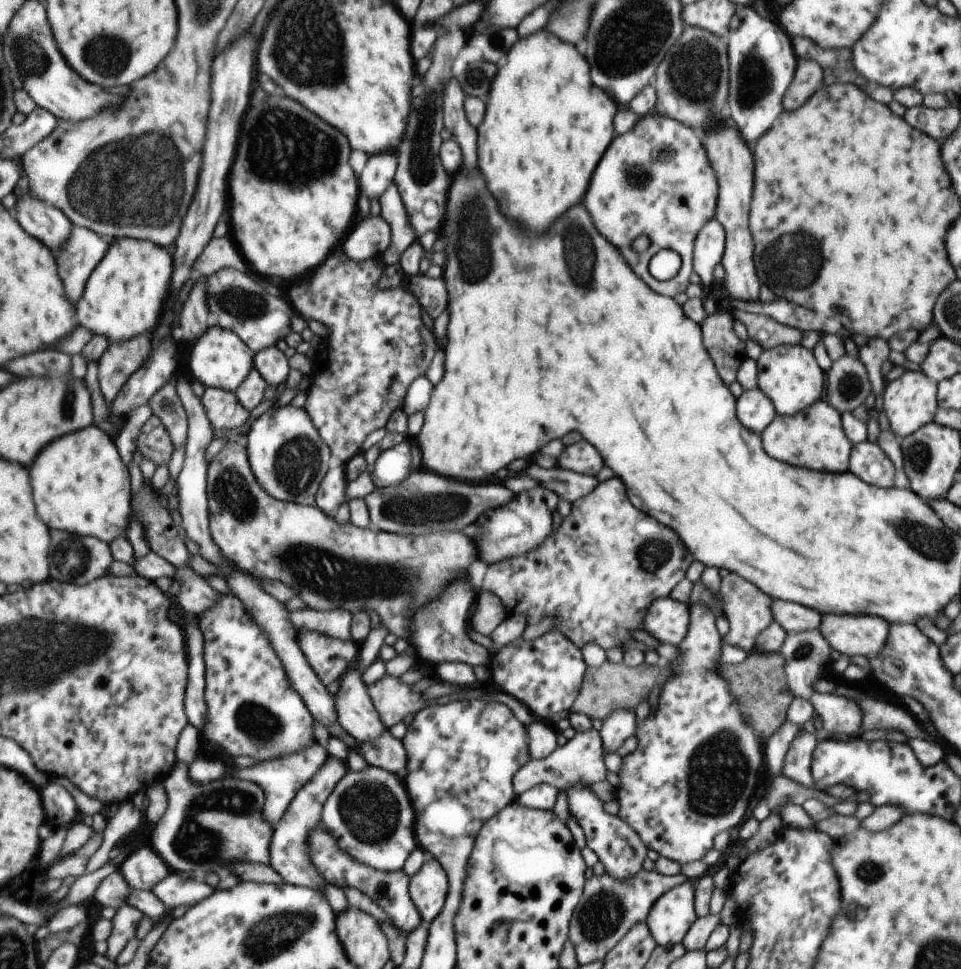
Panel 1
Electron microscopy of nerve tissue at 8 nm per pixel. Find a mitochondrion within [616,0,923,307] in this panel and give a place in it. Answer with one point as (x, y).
(693, 76)

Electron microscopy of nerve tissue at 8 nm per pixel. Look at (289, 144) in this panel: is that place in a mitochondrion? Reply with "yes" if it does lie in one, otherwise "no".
yes

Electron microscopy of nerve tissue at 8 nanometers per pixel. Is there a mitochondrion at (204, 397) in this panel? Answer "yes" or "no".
no

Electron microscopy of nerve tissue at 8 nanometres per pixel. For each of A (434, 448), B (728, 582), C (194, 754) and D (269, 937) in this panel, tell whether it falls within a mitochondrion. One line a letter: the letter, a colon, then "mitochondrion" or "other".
A: other
B: other
C: other
D: mitochondrion

